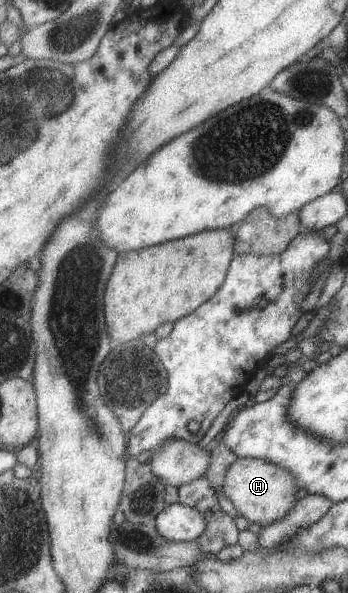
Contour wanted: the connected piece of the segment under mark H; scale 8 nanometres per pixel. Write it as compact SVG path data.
M236 457L235 462L228 467L222 484L224 495L232 502L236 511L248 522L256 522L262 527L288 514L296 502L297 490L295 479L287 469L251 457Z

